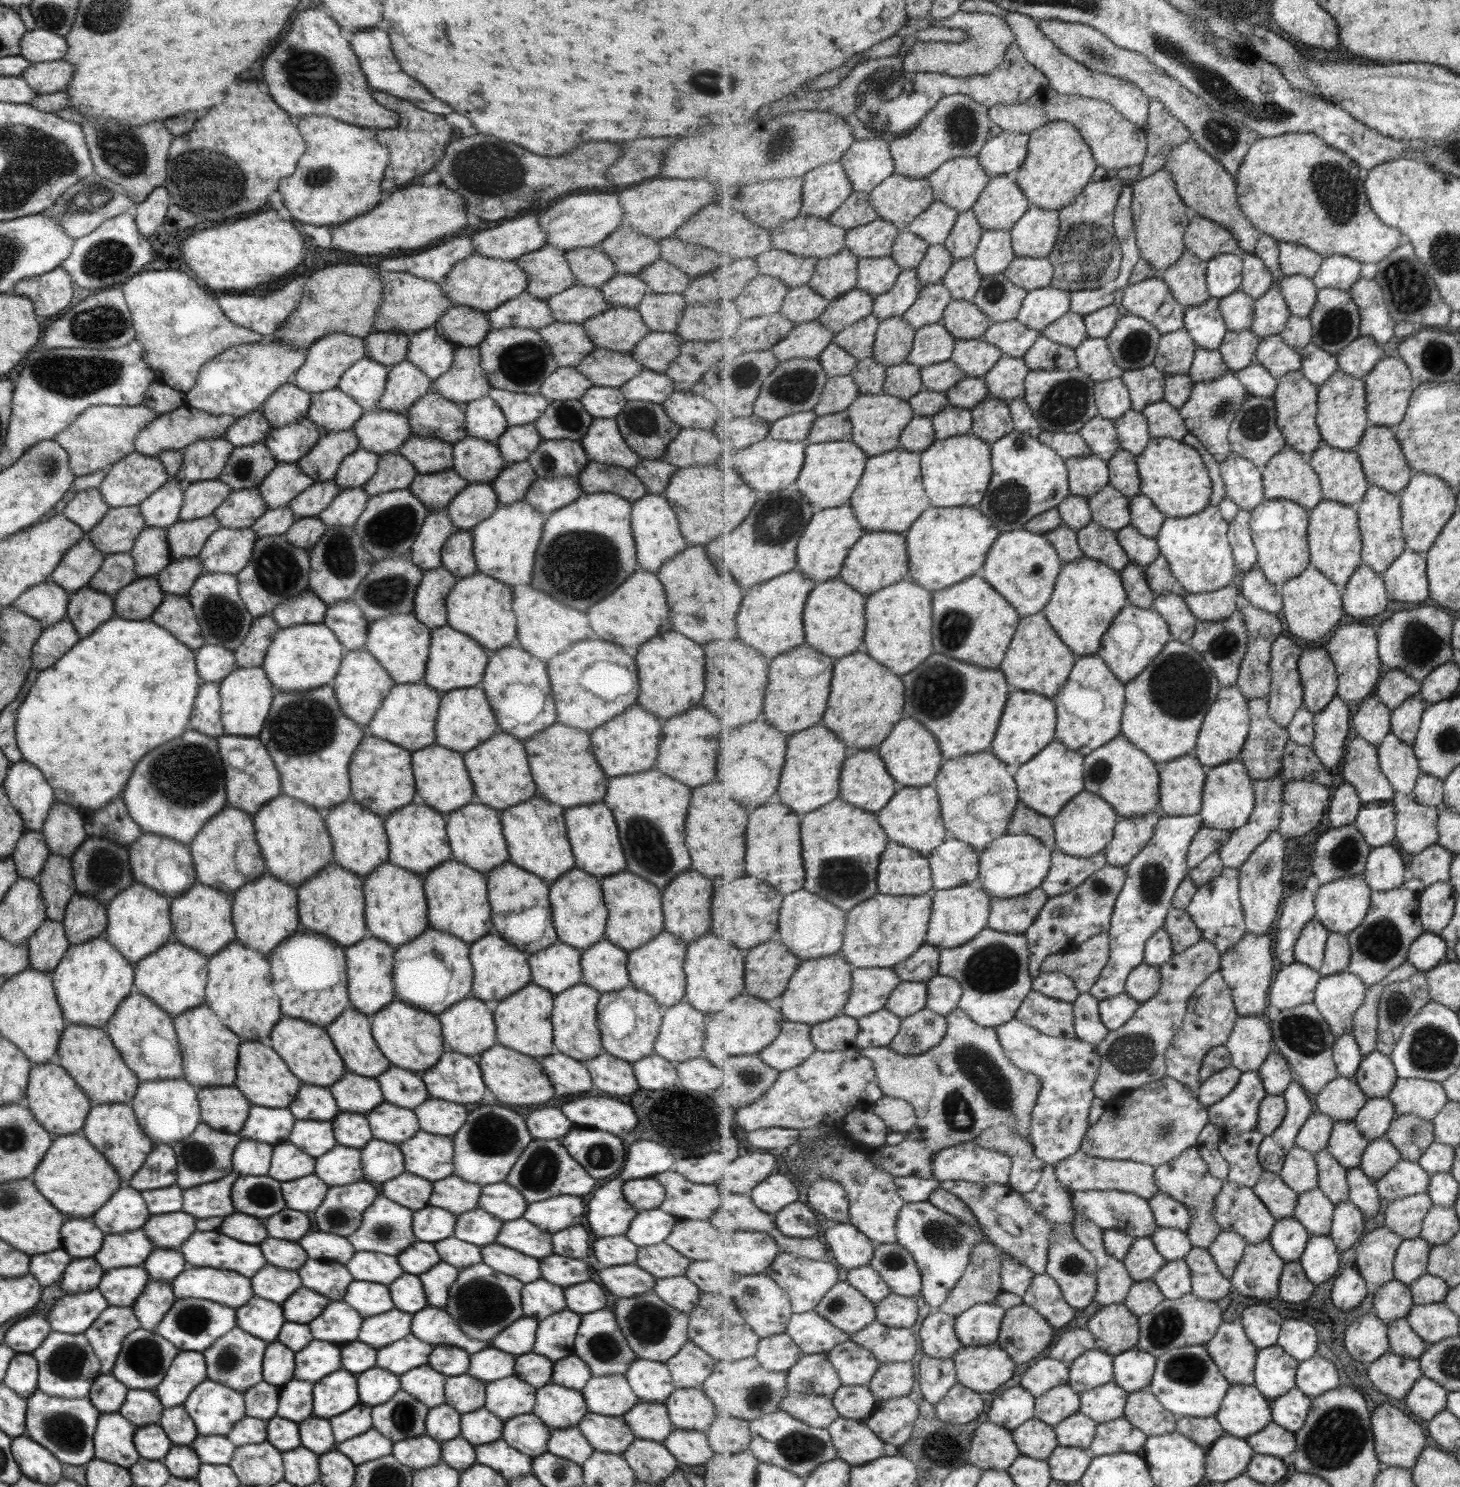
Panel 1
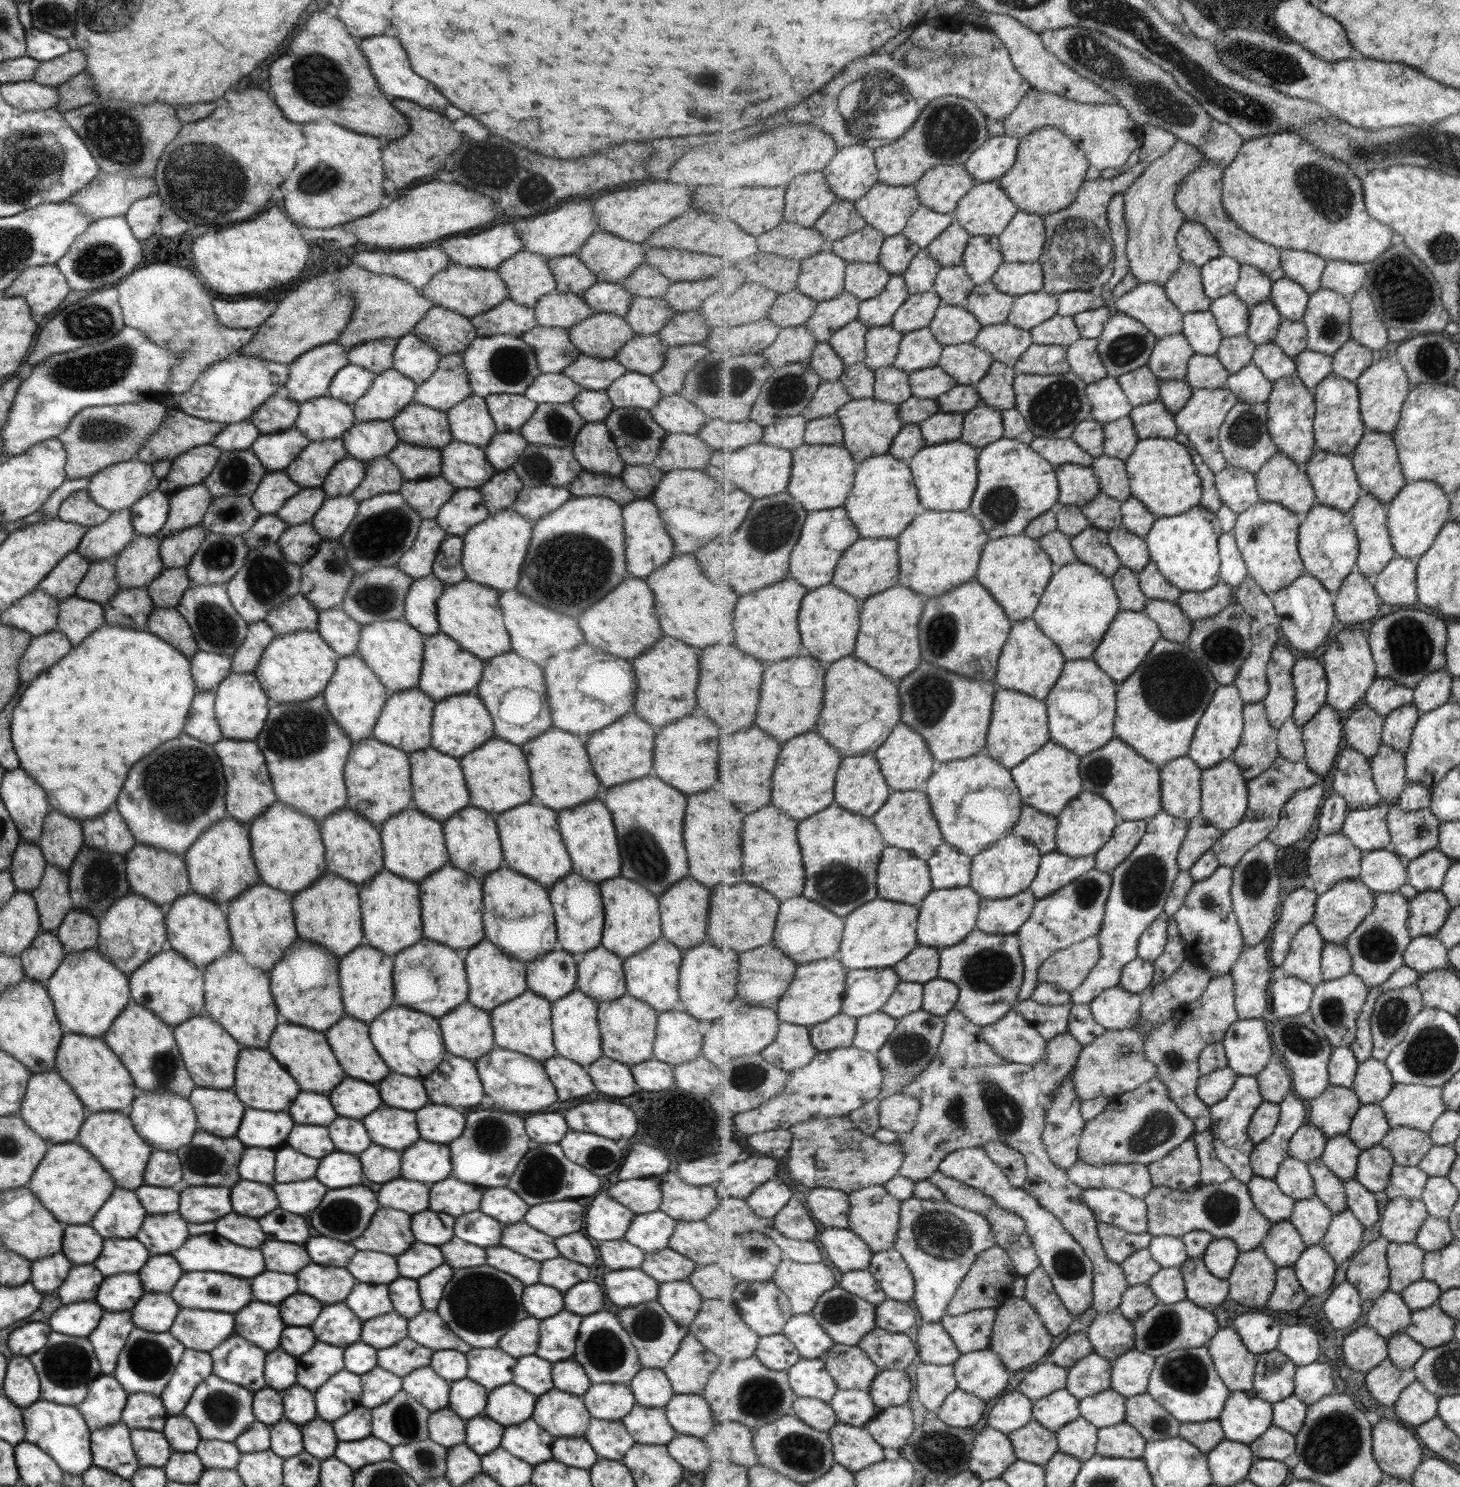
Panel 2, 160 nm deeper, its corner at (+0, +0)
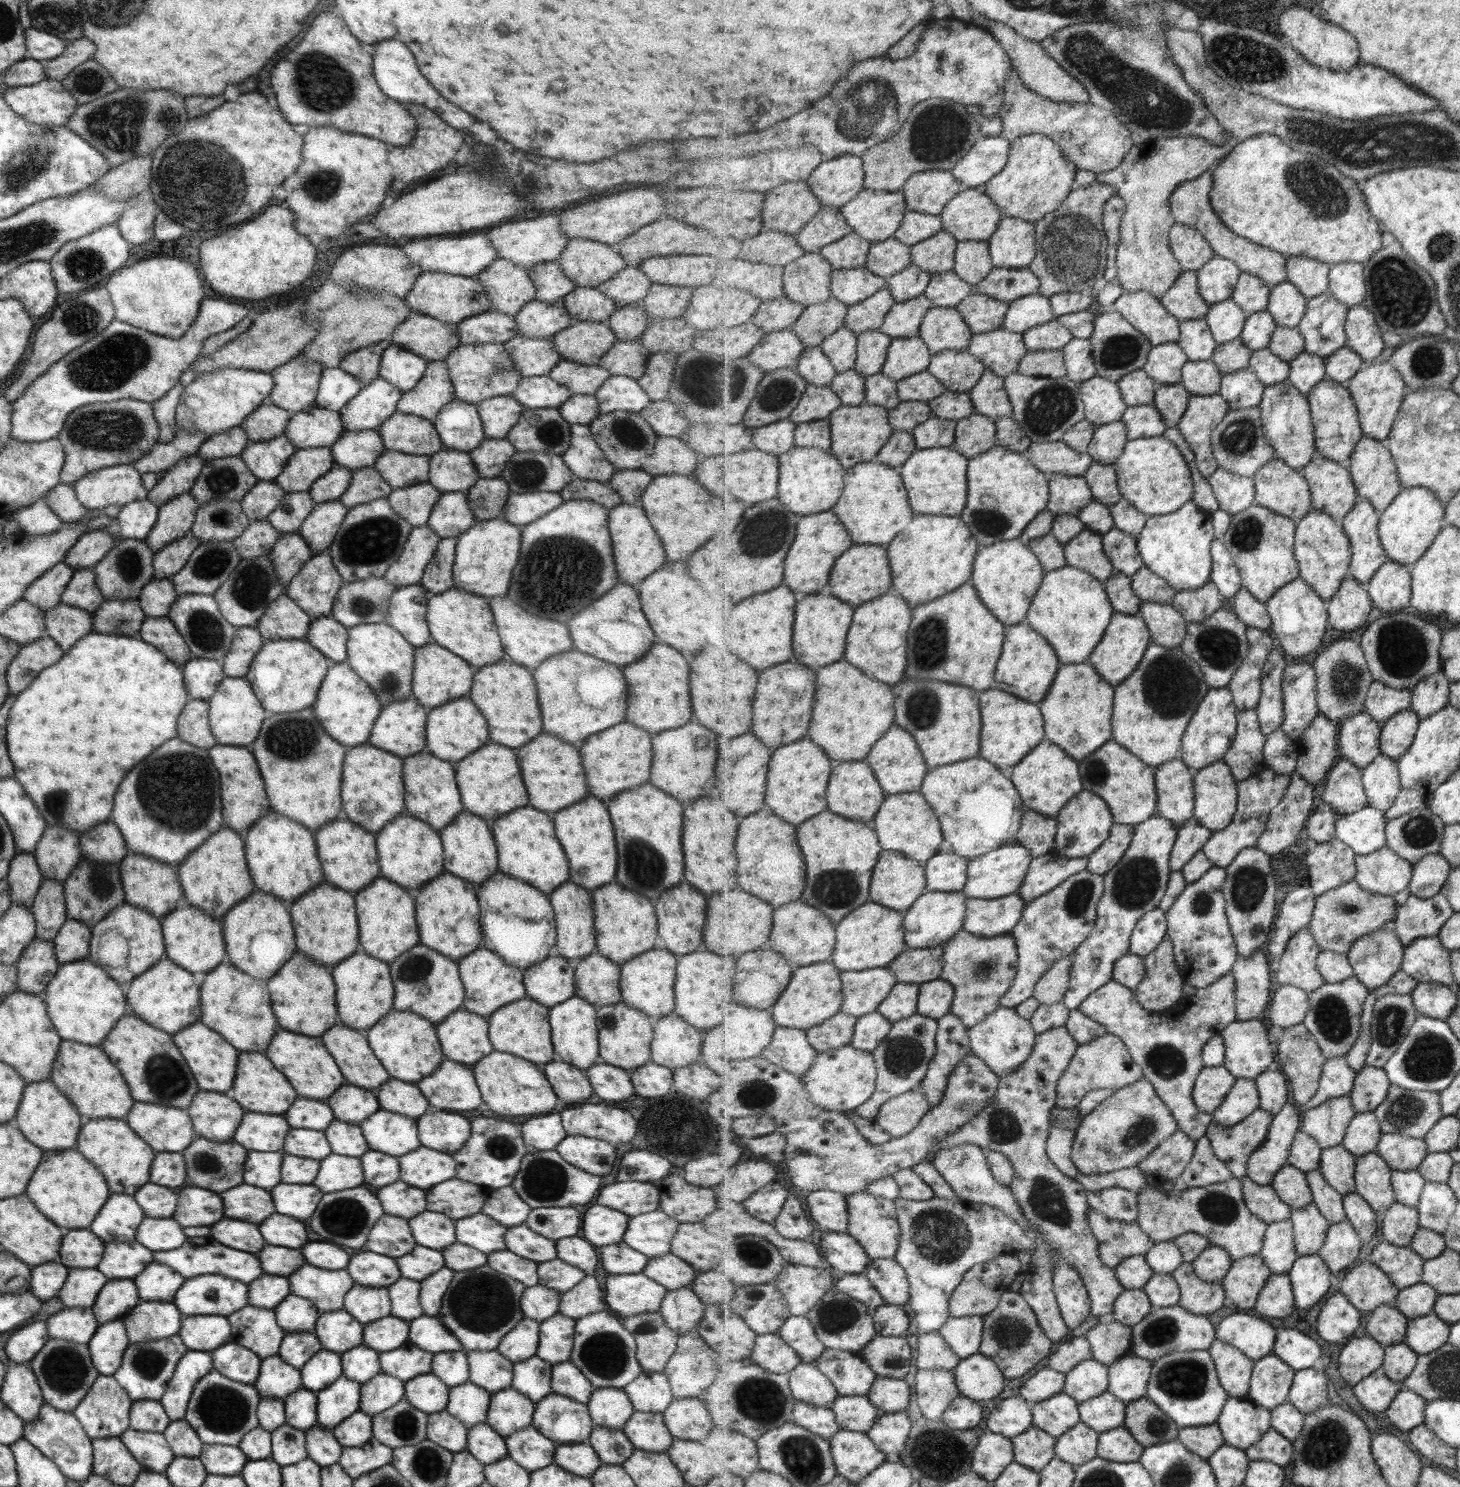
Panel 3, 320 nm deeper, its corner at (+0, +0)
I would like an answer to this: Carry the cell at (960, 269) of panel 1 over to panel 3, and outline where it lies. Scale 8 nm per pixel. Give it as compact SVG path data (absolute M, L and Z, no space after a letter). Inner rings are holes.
M954 270L932 273L932 279L924 294L934 302L934 306L956 307L974 292L974 285L963 280Z

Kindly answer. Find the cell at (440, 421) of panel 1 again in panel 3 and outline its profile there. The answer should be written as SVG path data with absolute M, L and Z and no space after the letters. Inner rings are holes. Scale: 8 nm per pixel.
M395 412L375 431L387 451L430 457L443 449L431 421L412 414Z

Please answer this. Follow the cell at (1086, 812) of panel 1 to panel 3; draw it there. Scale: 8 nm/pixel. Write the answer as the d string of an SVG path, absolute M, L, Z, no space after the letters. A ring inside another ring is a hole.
M1085 788L1060 810L1056 819L1058 822L1056 850L1068 858L1090 857L1110 837L1111 827L1116 823L1106 799Z

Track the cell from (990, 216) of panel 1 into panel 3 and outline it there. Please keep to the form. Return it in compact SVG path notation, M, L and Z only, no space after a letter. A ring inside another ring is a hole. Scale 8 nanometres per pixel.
M971 187L950 200L940 217L943 231L961 242L989 241L1005 216L984 188Z

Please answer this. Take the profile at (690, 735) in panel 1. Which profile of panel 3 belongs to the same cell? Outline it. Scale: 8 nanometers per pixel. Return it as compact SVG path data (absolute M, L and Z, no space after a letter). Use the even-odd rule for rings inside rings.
M685 724L677 730L665 730L650 735L651 768L647 782L659 788L661 792L669 794L677 802L695 800L699 796L715 798L715 778L713 778L713 764L715 764L715 744L717 736L699 724Z

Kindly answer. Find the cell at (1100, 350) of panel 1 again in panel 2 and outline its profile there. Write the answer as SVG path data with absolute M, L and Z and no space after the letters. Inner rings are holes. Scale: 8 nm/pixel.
M1081 337L1077 342L1069 345L1068 361L1071 371L1087 384L1099 382L1105 376L1109 376L1109 371L1098 351L1098 339Z

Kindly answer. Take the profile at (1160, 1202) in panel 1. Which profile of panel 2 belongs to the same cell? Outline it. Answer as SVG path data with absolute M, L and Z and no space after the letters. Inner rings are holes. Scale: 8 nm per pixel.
M1235 1177L1191 1192L1159 1185L1144 1200L1148 1205L1148 1232L1154 1236L1183 1238L1193 1231L1207 1231L1217 1239L1233 1239L1240 1252L1247 1252L1261 1246L1274 1225L1255 1207L1248 1184Z

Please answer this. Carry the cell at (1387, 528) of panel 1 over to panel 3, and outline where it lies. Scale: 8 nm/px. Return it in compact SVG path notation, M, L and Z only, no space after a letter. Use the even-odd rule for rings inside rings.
M1360 499L1341 523L1344 525L1347 536L1352 540L1351 544L1354 552L1347 578L1355 578L1361 584L1367 585L1375 577L1375 574L1378 573L1378 570L1389 560L1378 531L1381 517L1381 513L1370 501Z

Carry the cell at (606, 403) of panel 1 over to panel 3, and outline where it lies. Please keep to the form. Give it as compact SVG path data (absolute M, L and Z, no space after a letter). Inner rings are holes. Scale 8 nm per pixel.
M573 394L562 402L556 411L570 425L588 426L598 415L597 401L594 395Z

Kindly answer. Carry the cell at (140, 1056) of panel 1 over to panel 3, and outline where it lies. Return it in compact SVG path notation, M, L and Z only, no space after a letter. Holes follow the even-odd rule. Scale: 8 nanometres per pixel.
M129 1012L115 1023L98 1047L121 1073L134 1102L186 1109L200 1090L171 1035L149 1026Z

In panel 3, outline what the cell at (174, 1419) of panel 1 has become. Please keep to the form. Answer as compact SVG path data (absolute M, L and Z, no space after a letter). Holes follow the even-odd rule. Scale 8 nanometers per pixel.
M185 1419L170 1421L162 1432L174 1456L198 1458L202 1442Z

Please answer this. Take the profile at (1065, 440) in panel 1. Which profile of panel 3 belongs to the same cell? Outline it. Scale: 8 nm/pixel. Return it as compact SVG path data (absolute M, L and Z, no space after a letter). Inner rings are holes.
M1065 441L1033 442L1025 455L1041 471L1050 474L1084 476L1094 458L1071 448Z

